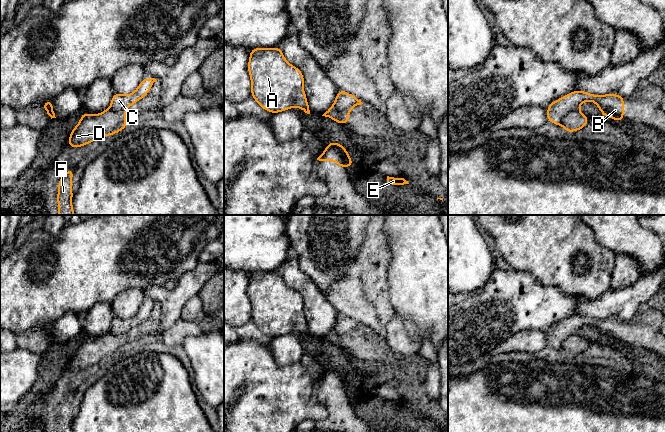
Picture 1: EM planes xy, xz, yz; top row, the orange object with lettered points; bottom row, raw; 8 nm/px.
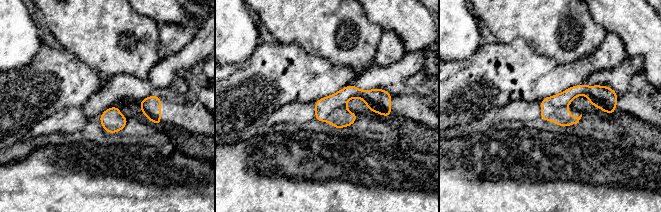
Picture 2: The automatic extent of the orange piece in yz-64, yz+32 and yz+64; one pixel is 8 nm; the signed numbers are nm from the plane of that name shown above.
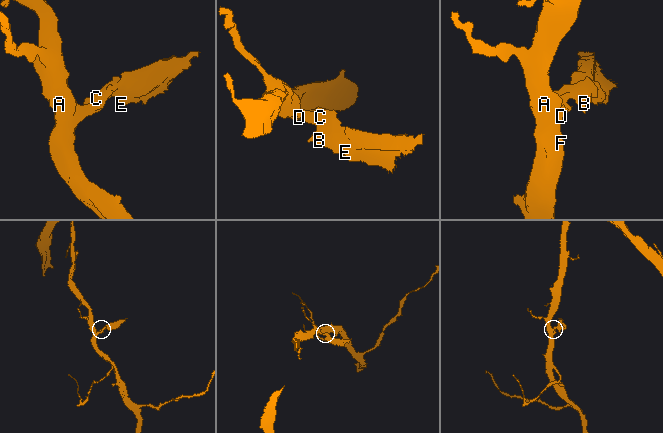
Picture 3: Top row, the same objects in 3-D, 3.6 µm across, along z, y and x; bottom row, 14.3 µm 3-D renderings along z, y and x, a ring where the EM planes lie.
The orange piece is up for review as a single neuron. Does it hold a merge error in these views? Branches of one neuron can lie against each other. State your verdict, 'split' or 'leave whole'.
split

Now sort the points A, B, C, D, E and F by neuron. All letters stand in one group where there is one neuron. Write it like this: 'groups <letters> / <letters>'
groups A D F / B C E

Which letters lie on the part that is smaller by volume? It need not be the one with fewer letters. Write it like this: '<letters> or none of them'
B, C, E

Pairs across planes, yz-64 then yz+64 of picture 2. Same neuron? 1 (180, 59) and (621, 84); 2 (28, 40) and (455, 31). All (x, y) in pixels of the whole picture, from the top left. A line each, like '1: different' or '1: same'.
1: same
2: same

